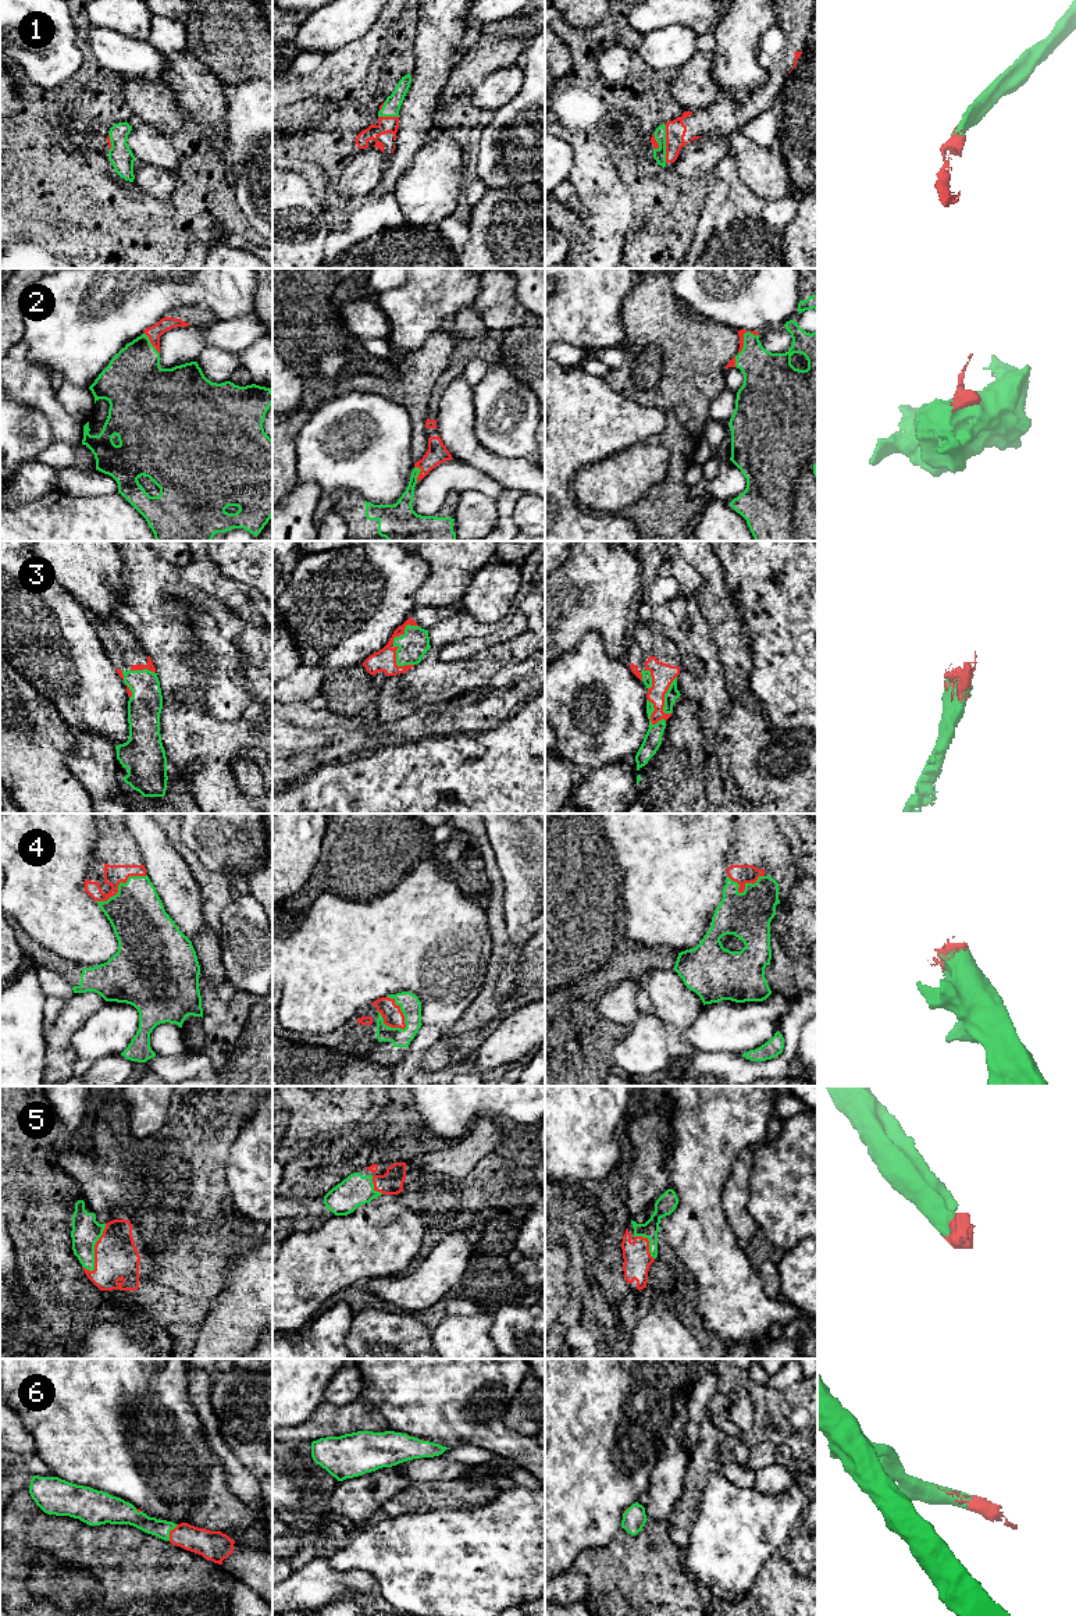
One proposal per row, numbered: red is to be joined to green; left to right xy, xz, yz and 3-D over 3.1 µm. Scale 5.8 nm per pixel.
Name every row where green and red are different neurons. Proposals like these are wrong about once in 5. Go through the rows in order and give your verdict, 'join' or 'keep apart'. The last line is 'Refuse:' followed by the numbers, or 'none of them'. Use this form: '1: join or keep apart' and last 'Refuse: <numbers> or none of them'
1: join
2: join
3: join
4: join
5: join
6: join
Refuse: none of them

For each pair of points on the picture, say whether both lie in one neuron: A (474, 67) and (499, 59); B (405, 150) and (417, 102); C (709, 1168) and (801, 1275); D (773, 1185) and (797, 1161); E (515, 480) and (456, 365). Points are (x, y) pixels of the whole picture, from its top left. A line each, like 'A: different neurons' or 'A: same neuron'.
A: same neuron
B: same neuron
C: different neurons
D: same neuron
E: different neurons

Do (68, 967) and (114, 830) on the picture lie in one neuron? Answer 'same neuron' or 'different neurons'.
same neuron

